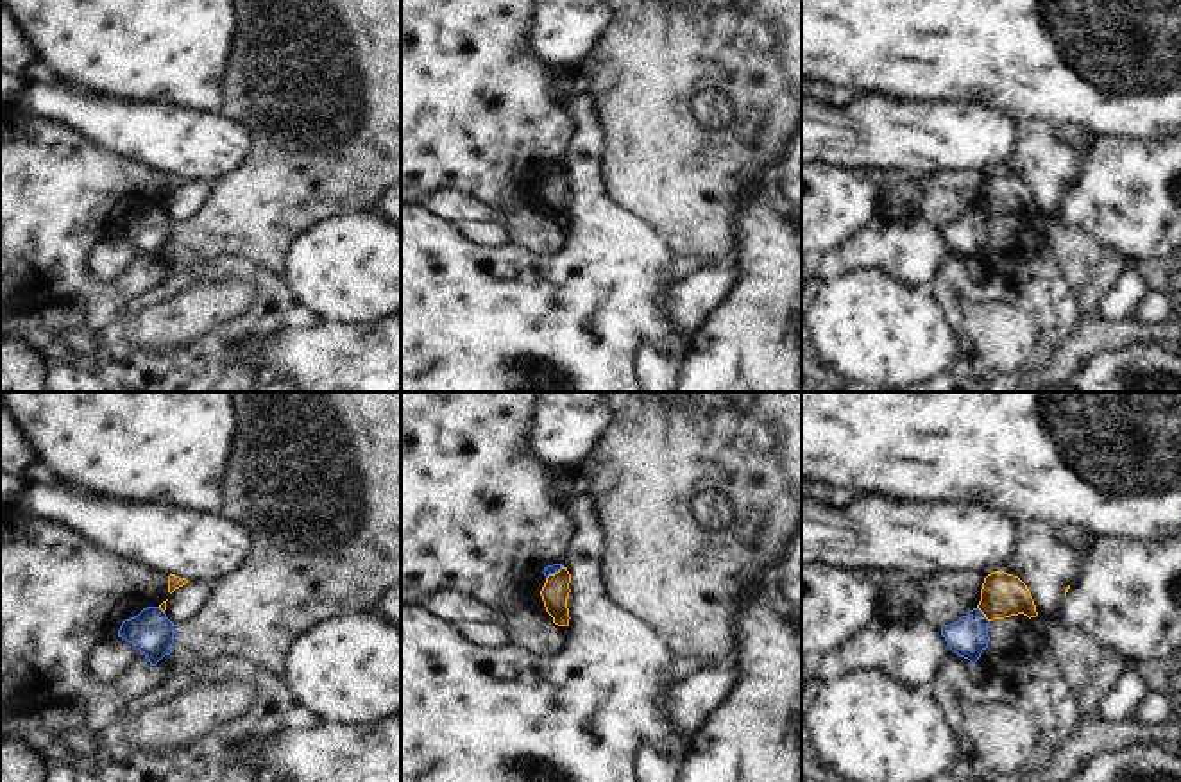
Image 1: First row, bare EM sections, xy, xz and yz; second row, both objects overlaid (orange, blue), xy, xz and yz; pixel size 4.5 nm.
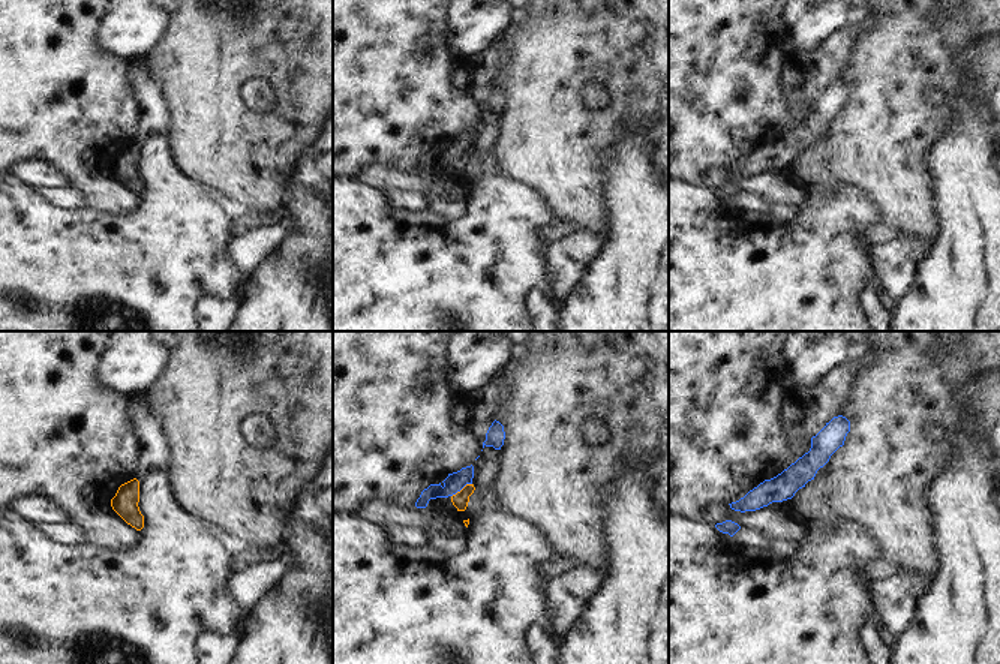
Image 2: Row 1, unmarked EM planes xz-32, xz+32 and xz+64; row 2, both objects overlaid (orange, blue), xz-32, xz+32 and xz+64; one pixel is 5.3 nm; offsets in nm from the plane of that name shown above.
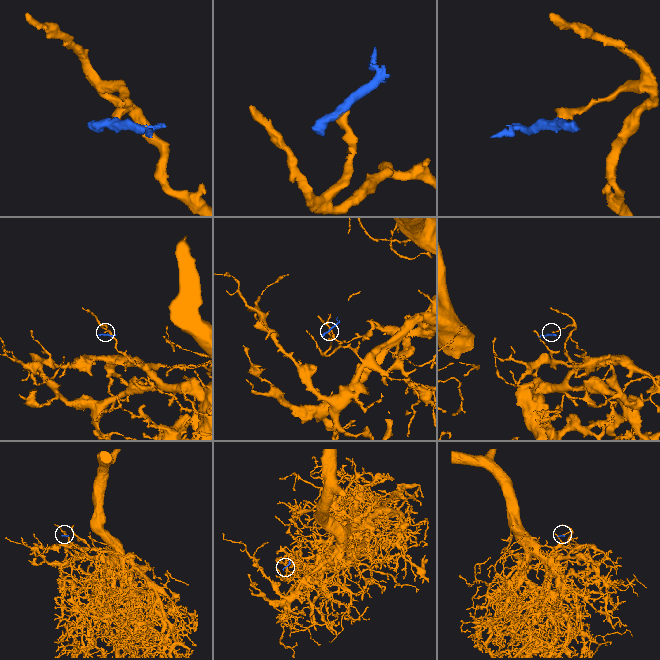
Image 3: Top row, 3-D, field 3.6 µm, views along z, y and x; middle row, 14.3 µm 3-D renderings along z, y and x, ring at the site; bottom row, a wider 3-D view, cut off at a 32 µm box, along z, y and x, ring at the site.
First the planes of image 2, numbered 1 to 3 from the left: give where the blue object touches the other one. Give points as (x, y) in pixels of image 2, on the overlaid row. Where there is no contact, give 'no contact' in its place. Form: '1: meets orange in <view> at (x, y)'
1: no contact
2: meets orange in xz+32 at (462, 489)
3: no contact

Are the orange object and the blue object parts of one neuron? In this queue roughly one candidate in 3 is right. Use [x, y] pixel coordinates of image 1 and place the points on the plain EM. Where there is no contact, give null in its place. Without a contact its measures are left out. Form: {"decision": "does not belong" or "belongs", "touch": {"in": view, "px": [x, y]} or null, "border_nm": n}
{"decision": "does not belong", "touch": {"in": "yz", "px": [983, 212]}, "border_nm": 90}

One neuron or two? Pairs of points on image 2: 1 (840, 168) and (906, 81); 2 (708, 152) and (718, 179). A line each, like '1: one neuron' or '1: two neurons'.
1: one neuron
2: two neurons

